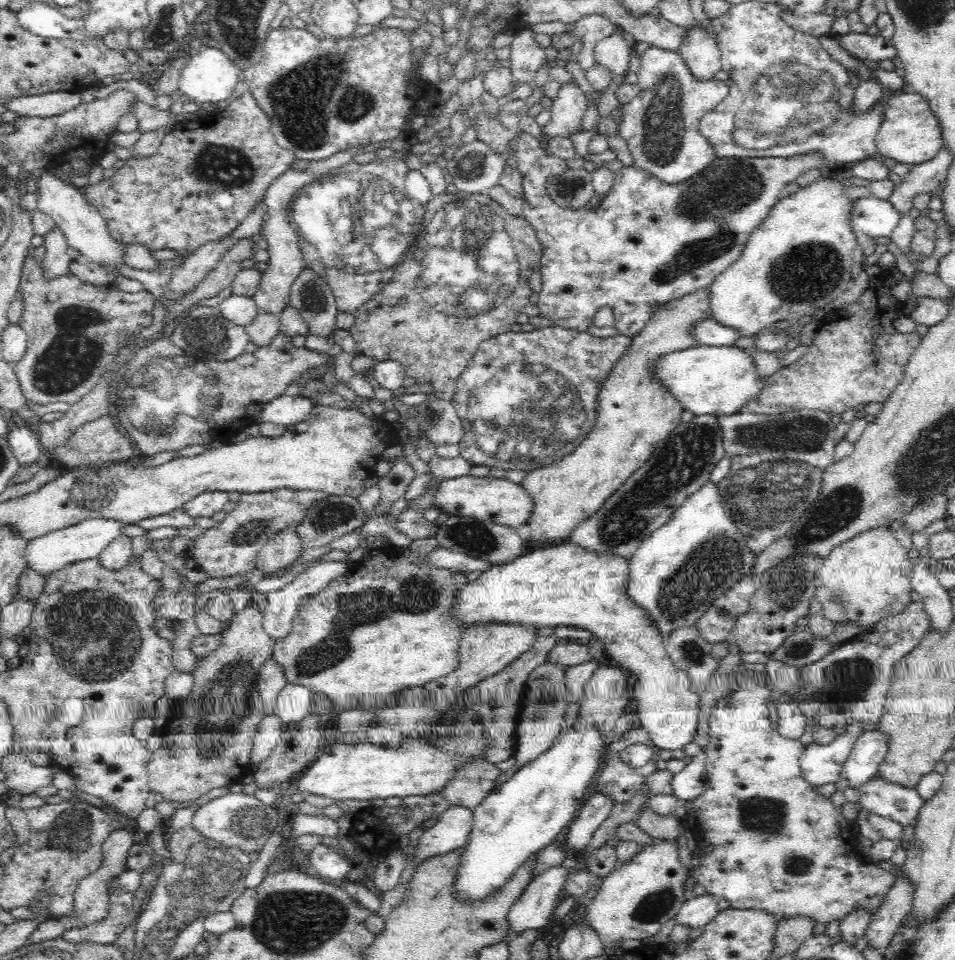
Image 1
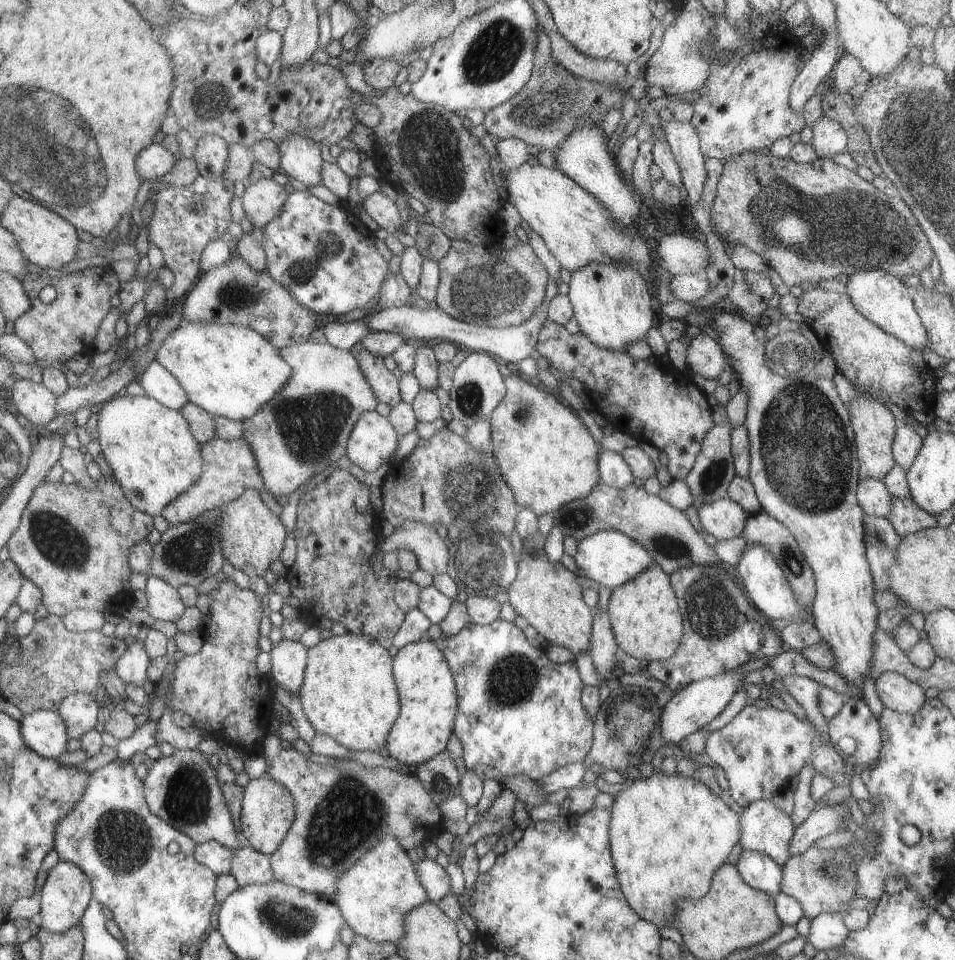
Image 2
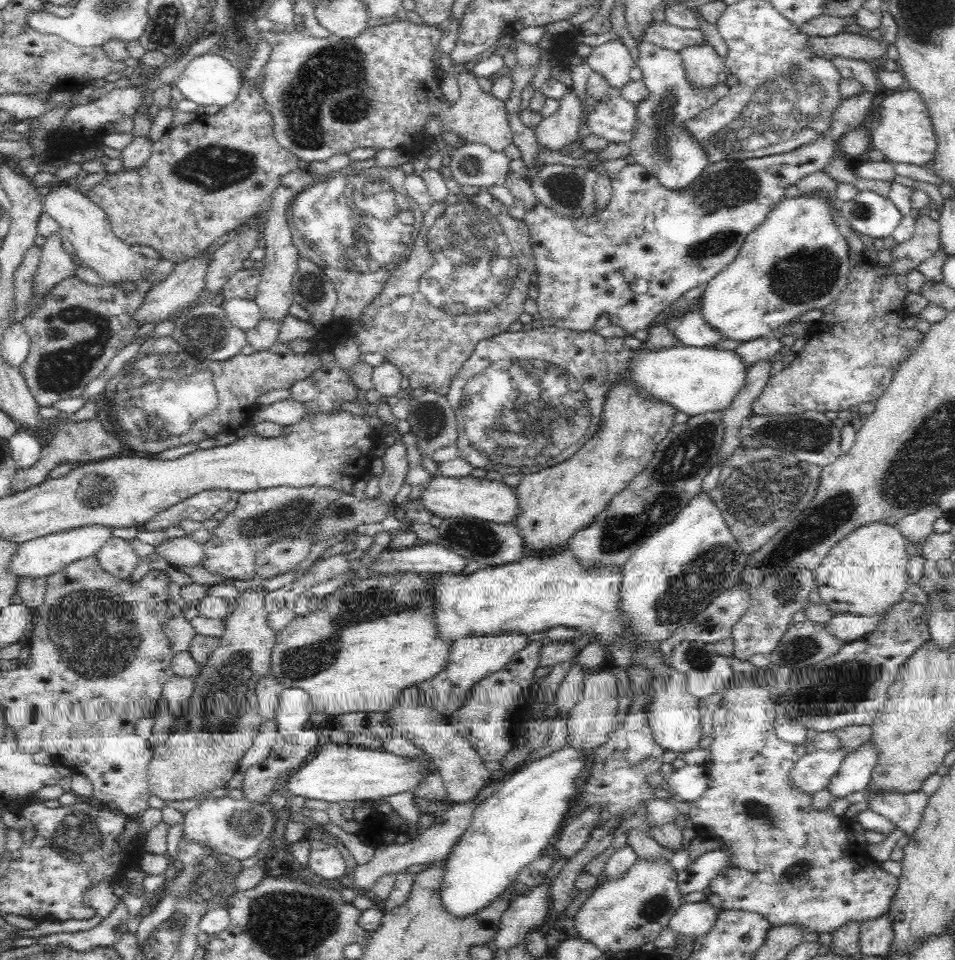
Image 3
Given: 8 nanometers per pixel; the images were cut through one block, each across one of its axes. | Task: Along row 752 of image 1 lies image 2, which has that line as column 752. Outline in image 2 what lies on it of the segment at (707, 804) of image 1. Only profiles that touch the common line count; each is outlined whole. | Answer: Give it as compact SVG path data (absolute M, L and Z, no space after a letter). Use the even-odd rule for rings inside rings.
M745 705L723 728L708 733L703 753L721 767L729 784L728 794L740 807L793 790L805 764L829 780L834 774L843 773L845 765L837 749L817 732L811 722L793 716L788 710L773 707L760 710L753 705Z

